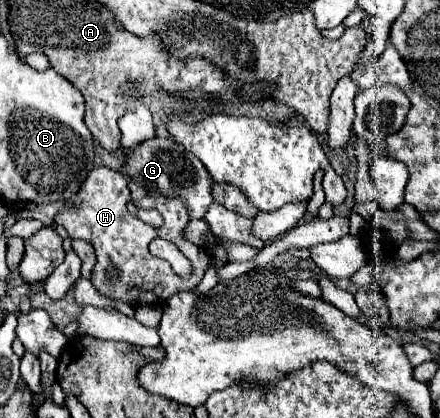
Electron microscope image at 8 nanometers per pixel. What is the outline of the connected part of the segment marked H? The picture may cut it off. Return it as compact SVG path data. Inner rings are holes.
M97 166L89 172L89 176L81 184L79 192L75 196L71 196L69 200L65 200L67 208L63 208L61 212L55 214L55 224L65 226L69 236L81 238L81 240L87 240L93 244L93 248L97 252L93 284L97 286L97 290L111 298L123 300L131 306L159 304L159 302L163 304L175 292L193 290L201 282L205 268L209 266L209 258L203 248L199 248L183 238L183 228L189 222L183 202L179 202L179 198L165 198L165 196L145 196L139 202L135 202L137 208L145 208L145 210L155 208L161 212L163 226L153 228L129 212L129 208L127 208L129 200L131 200L131 196L129 196L129 188L127 188L127 178L123 178L123 174L119 174L117 170ZM155 238L171 240L189 258L189 262L193 266L189 278L181 278L179 274L173 272L169 262L155 258L149 252L149 242ZM111 266L117 270L117 276L113 276L113 278L109 276Z

